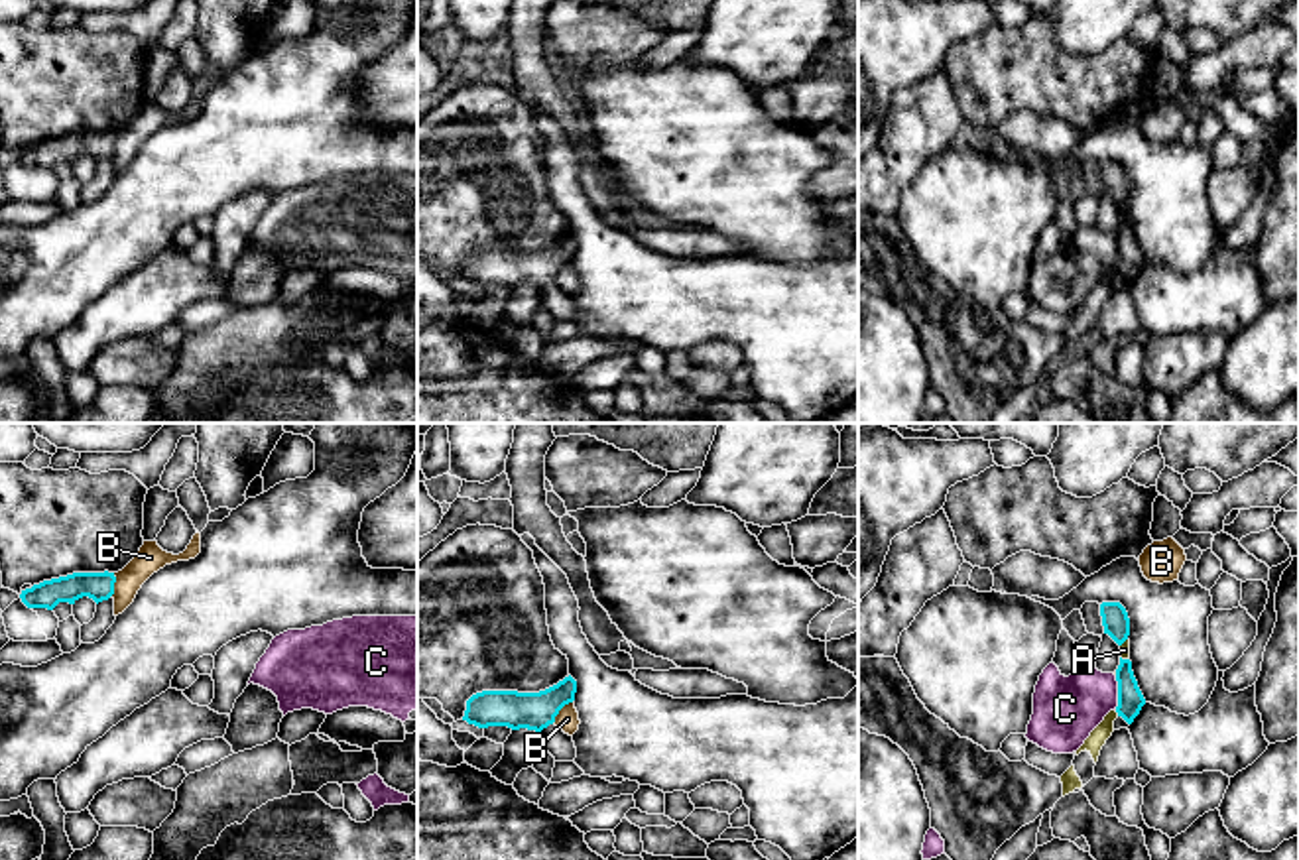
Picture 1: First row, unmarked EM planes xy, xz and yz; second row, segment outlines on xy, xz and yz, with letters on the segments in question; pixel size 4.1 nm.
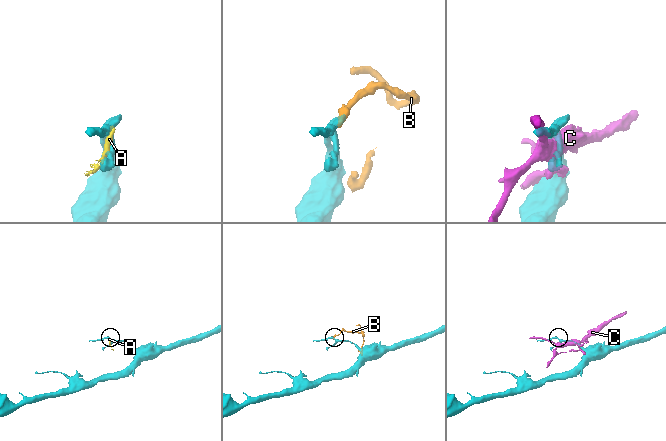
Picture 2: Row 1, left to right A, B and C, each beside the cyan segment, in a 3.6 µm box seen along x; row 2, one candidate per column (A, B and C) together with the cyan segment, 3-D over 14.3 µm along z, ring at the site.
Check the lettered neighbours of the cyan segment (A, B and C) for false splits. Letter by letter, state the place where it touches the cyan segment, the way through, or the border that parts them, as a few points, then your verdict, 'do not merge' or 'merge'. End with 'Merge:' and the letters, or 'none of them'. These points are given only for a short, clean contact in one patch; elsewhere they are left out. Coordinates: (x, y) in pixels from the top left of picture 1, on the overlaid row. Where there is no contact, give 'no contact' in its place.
A: yz (1116, 711) | along yz (1114, 711), (1118, 715) | do not merge
B: xz (559, 709) | along xz (571, 701), (552, 723) | do not merge
C: yz (1118, 693) | do not merge
Merge: none of them

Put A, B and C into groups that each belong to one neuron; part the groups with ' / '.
A / B / C

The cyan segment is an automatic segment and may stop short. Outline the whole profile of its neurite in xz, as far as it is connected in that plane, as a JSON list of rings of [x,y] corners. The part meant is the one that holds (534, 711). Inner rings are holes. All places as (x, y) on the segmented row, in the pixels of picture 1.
[[[569,675],[539,693],[482,691],[466,701],[463,720],[478,728],[508,726],[541,732],[555,722],[559,710],[575,701],[577,681]]]

